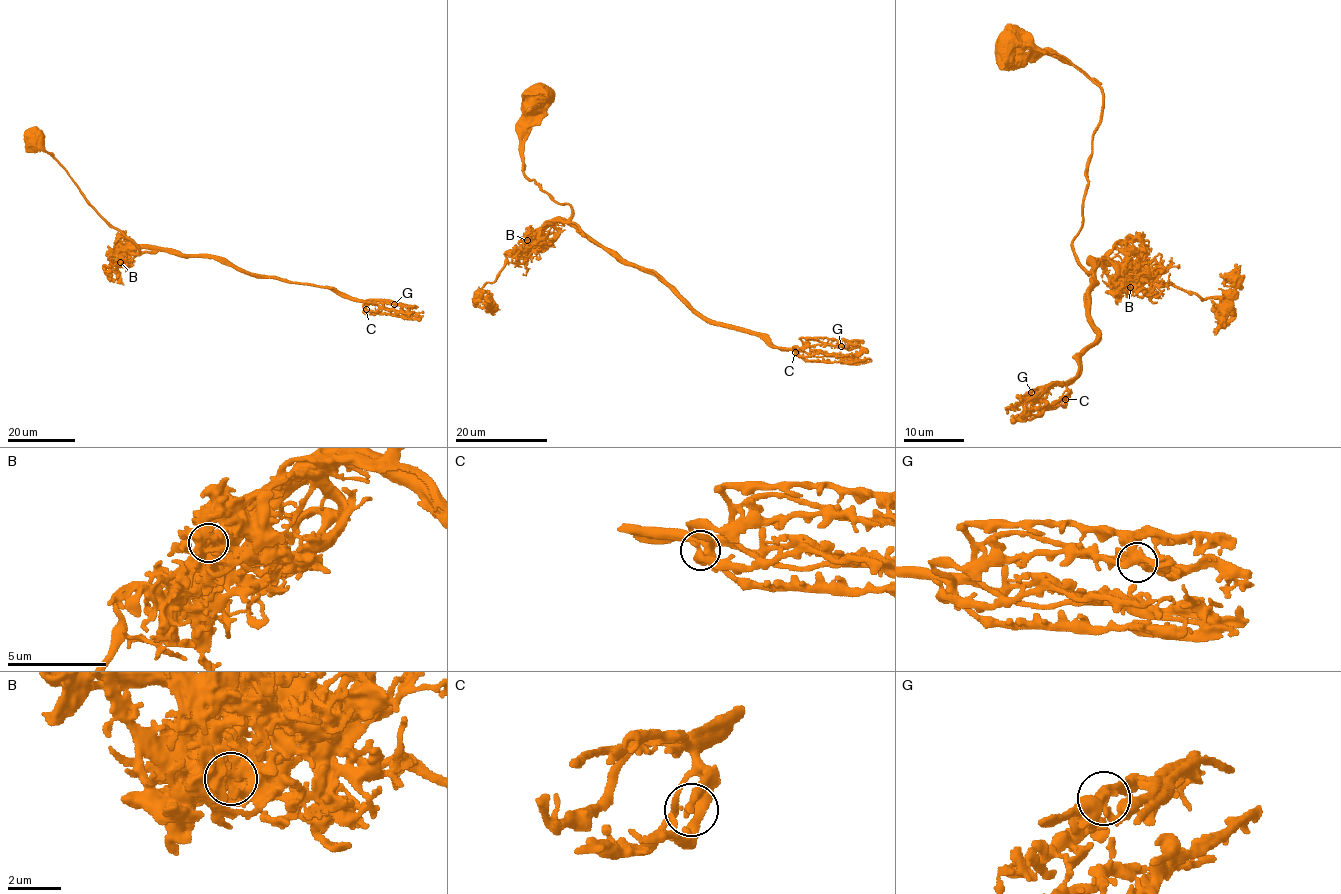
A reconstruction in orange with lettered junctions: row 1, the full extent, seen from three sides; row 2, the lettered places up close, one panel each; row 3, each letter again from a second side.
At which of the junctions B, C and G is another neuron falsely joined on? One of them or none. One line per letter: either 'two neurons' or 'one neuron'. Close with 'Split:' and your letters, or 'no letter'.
B: two neurons
C: one neuron
G: one neuron
Split: B

